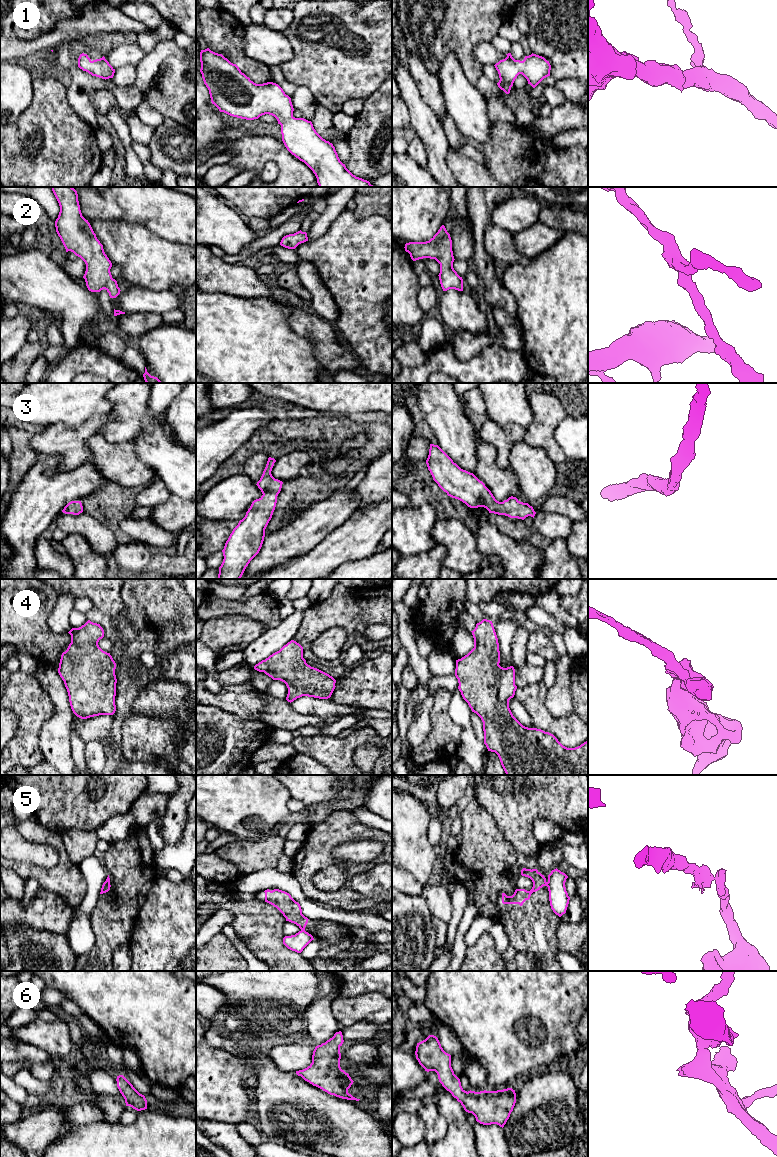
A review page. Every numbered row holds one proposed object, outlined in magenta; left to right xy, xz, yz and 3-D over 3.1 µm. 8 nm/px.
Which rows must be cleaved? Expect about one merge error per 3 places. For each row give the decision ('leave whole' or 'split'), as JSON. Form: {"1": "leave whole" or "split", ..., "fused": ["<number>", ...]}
{"1": "leave whole", "2": "split", "3": "leave whole", "4": "leave whole", "5": "split", "6": "leave whole", "fused": ["2", "5"]}

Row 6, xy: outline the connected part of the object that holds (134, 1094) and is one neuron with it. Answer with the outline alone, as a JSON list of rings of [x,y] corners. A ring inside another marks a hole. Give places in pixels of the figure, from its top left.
[[[117,1076],[117,1087],[125,1099],[126,1106],[130,1106],[137,1111],[147,1109],[147,1100],[140,1094],[133,1085],[123,1076]]]

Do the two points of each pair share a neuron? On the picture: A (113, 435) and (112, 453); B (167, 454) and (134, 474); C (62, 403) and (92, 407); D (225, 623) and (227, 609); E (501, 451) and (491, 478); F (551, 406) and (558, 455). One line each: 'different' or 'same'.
A: different
B: different
C: same
D: different
E: different
F: same

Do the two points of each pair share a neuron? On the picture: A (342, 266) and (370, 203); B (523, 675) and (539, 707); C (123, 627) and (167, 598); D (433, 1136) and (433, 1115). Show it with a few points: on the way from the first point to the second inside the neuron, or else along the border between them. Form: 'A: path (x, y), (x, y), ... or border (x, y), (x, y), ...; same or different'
A: border (352, 211), (357, 217), (375, 214), (381, 216); different
B: border (541, 679), (517, 688); different
C: path (134, 627), (156, 609); same
D: path (433, 1131), (433, 1120); same

